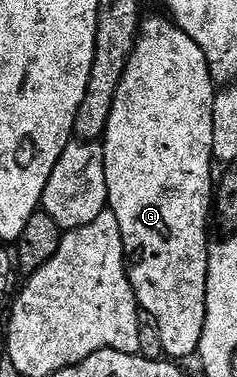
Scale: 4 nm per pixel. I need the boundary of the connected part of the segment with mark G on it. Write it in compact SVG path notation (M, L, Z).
M146 17L138 25L138 40L134 43L134 52L124 69L124 77L120 81L120 89L116 89L116 97L112 101L112 117L108 117L108 125L106 126L104 142L102 143L102 152L104 153L104 177L108 185L108 210L116 213L116 221L120 221L120 233L122 234L122 244L124 245L124 253L126 254L126 266L128 268L130 284L134 290L135 297L138 299L138 306L145 314L146 311L150 314L147 315L149 322L158 328L163 356L169 357L174 361L183 361L182 359L188 358L189 355L191 357L197 356L198 346L204 333L204 321L206 320L206 286L208 285L208 261L210 260L210 247L208 246L208 242L206 243L206 226L212 223L212 200L215 192L215 188L212 186L212 179L210 183L210 166L215 166L216 163L214 150L212 149L212 109L214 108L216 84L214 78L210 76L210 66L204 57L204 49L200 49L200 45L196 45L196 41L192 41L192 37L188 37L188 33L180 30L177 23L171 21L169 18L166 19L150 19L150 17Z

